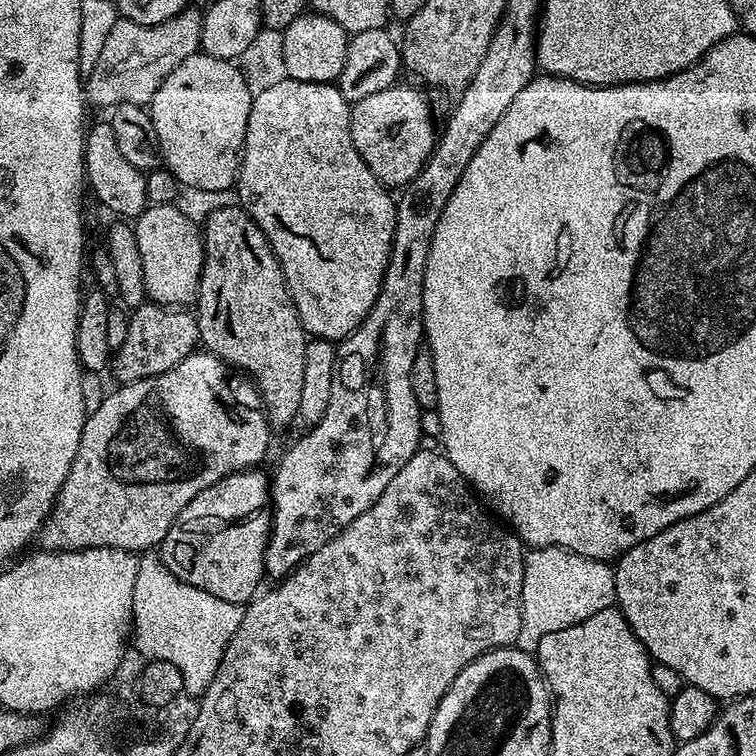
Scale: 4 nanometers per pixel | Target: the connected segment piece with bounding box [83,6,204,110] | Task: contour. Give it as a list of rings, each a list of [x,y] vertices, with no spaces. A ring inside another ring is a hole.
[[[195,6],[183,8],[174,18],[154,26],[142,26],[138,22],[117,18],[102,45],[102,54],[98,54],[98,62],[94,62],[92,71],[83,81],[87,103],[107,110],[115,110],[124,103],[151,105],[166,74],[200,51],[203,21],[201,9]]]

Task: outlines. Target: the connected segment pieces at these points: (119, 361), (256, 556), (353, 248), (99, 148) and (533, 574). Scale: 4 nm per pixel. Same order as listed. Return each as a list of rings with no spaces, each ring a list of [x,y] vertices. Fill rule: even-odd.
[[[145,302],[131,309],[126,330],[126,342],[115,349],[110,372],[117,376],[120,384],[133,384],[142,378],[154,378],[154,374],[166,374],[182,358],[197,351],[200,331],[195,311],[184,306],[169,306]]]
[[[260,470],[235,472],[232,476],[214,482],[214,486],[202,490],[202,494],[191,500],[182,514],[178,514],[164,543],[159,545],[160,561],[170,570],[170,574],[174,574],[182,582],[198,586],[198,590],[206,590],[206,594],[214,594],[214,598],[222,598],[222,602],[247,605],[257,595],[261,587],[260,579],[265,579],[266,576],[264,551],[268,545],[268,535],[272,532],[269,504],[270,480]]]
[[[284,79],[259,89],[252,97],[250,118],[246,122],[246,138],[244,151],[240,157],[240,171],[234,185],[240,191],[239,207],[248,213],[248,217],[266,234],[270,246],[280,263],[284,280],[288,284],[288,292],[292,296],[292,305],[296,307],[298,318],[302,322],[305,333],[317,340],[342,342],[364,321],[366,314],[374,306],[380,293],[384,271],[390,258],[390,250],[394,242],[394,226],[396,225],[396,200],[393,193],[362,162],[358,150],[354,150],[354,138],[350,134],[352,125],[352,109],[346,98],[342,98],[339,87],[335,83],[319,84],[318,82],[298,82]]]
[[[108,122],[96,124],[87,129],[84,137],[84,174],[87,187],[96,195],[96,200],[104,208],[109,208],[116,218],[135,218],[141,216],[149,207],[146,198],[146,175],[126,160],[118,150],[114,130]]]
[[[533,548],[524,557],[520,613],[522,626],[515,647],[535,653],[538,642],[554,630],[586,622],[590,614],[616,604],[616,574],[611,563],[586,558],[565,548]]]

